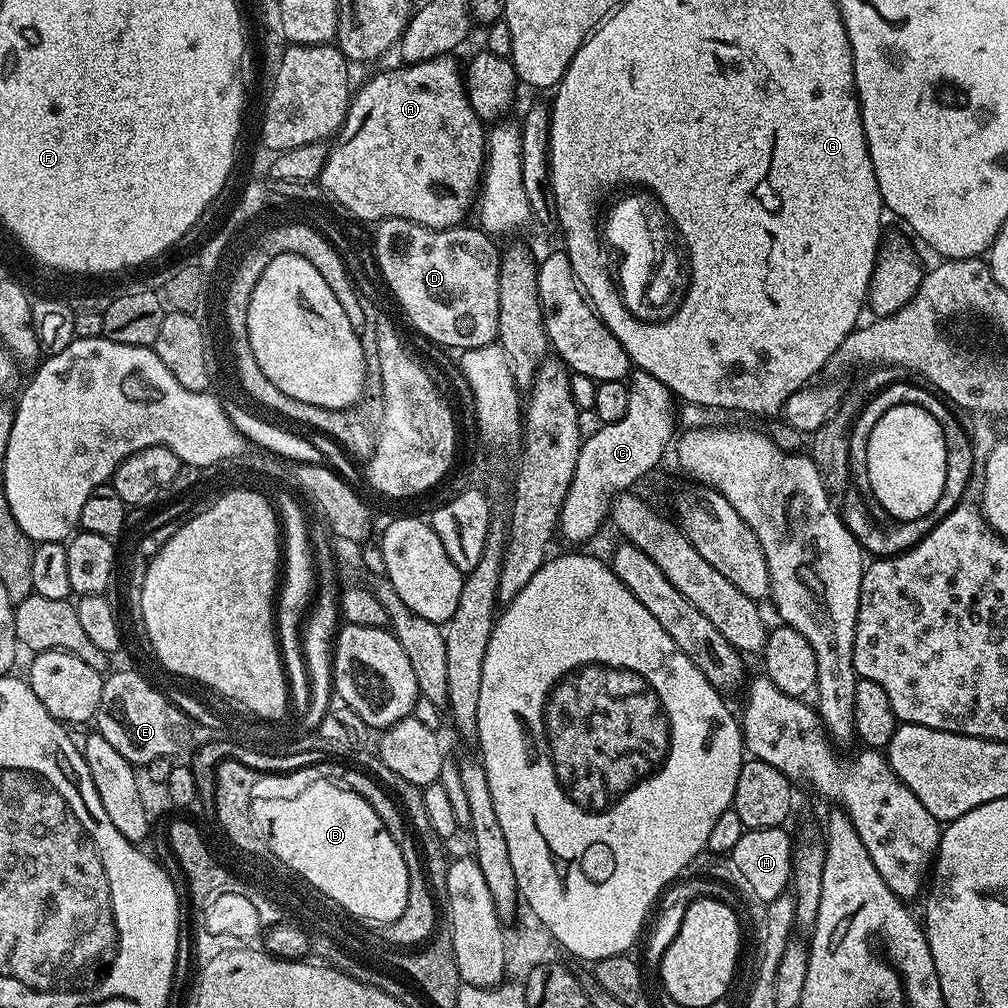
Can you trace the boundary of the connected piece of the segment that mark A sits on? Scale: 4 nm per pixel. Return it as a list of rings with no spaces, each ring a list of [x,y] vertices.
[[[455,55],[439,56],[426,62],[404,64],[400,68],[392,68],[389,72],[380,72],[373,80],[368,80],[364,88],[355,89],[348,105],[348,113],[344,124],[336,133],[328,149],[326,166],[322,166],[322,174],[318,181],[329,197],[333,196],[346,211],[360,220],[379,222],[383,219],[406,218],[411,224],[421,224],[427,228],[455,228],[463,225],[468,216],[468,199],[473,199],[478,185],[484,175],[484,161],[488,154],[486,143],[486,124],[470,106],[468,91],[464,89],[464,73],[461,65],[456,65]]]

